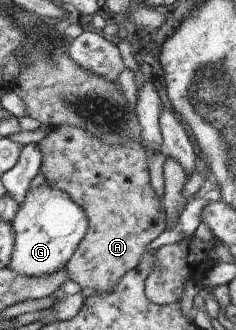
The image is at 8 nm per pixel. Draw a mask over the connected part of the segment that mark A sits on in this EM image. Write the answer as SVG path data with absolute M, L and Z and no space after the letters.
M57 125L37 143L41 150L41 166L38 172L45 177L44 184L49 188L63 190L69 199L85 214L88 226L85 235L77 244L64 272L67 279L79 285L84 300L94 295L111 293L117 282L132 270L141 260L146 259L142 252L158 234L165 230L165 212L150 186L148 176L149 154L137 141L126 141L119 146L111 146L90 136L83 128L70 125Z

